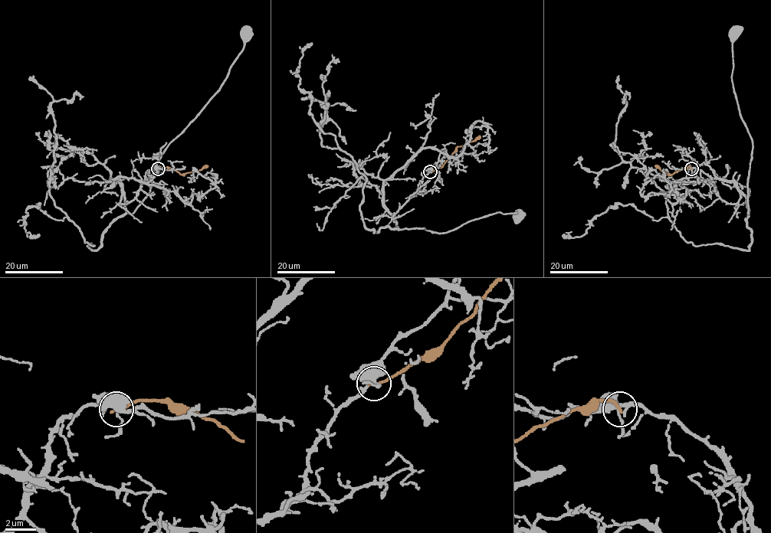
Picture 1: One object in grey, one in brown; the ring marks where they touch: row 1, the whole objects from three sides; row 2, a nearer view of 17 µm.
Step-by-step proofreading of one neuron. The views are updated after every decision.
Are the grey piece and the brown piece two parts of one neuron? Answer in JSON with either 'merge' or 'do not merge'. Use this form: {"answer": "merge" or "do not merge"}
{"answer": "do not merge"}

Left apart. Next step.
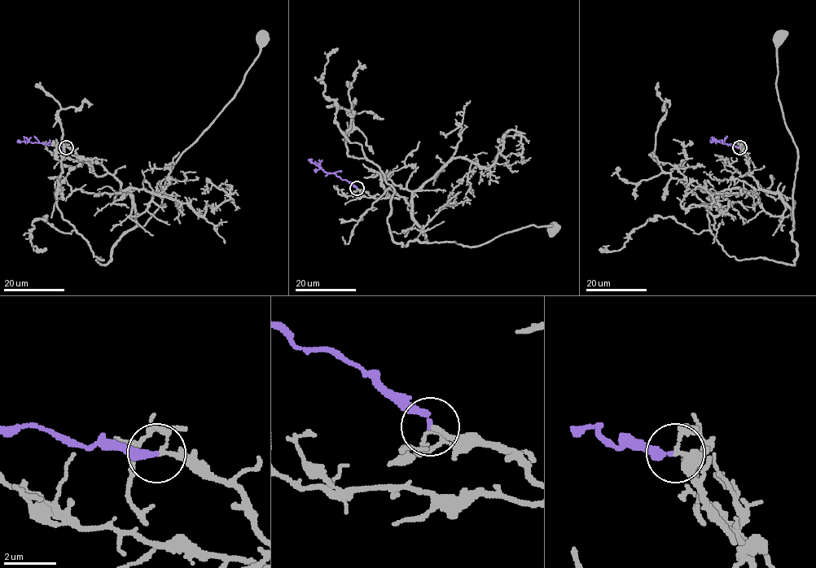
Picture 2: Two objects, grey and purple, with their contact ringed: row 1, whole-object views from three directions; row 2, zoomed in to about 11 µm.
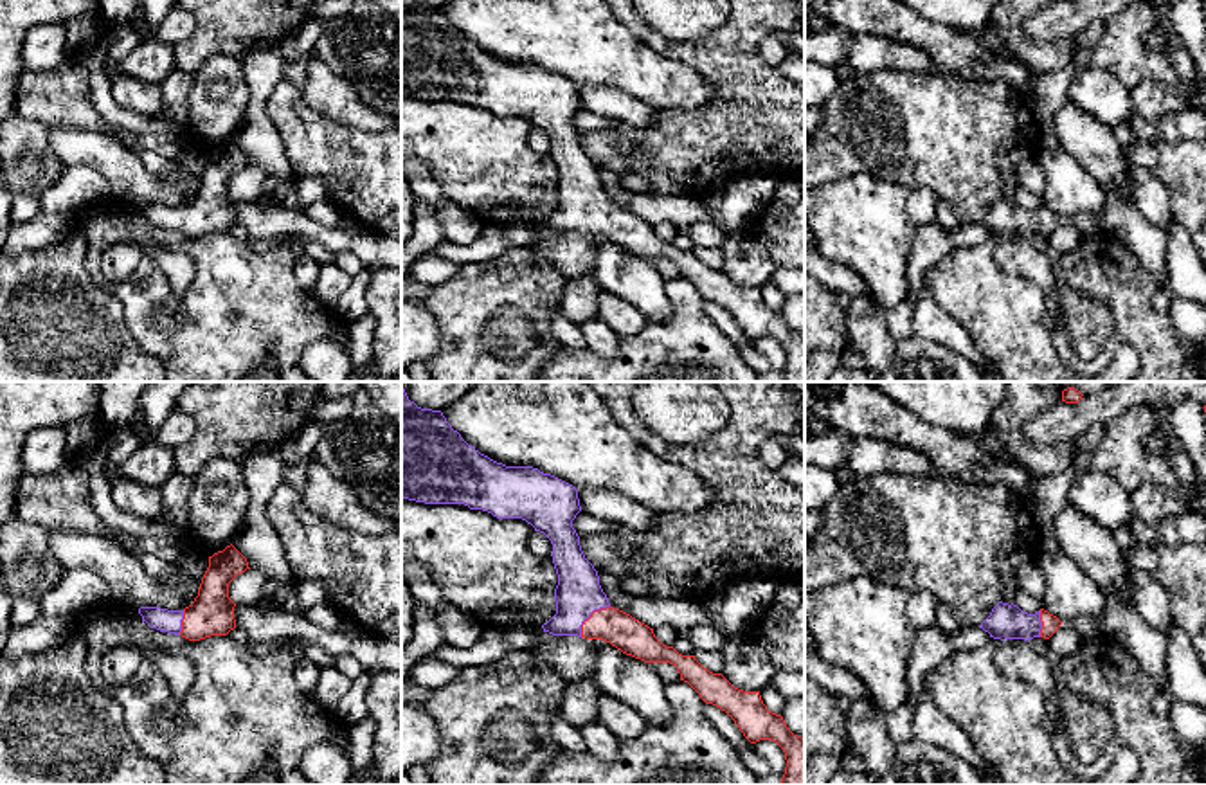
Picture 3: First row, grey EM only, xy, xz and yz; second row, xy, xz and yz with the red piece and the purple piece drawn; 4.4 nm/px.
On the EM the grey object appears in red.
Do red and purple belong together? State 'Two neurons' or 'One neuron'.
One neuron

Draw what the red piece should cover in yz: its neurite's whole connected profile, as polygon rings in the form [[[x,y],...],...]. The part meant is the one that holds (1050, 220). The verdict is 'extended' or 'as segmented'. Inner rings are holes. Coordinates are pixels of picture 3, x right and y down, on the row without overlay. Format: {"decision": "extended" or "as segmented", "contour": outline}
{"decision": "extended", "contour": [[[999,198],[990,212],[981,220],[979,225],[990,230],[994,236],[1033,236],[1044,234],[1049,236],[1062,218],[1040,205],[1035,211],[1021,207],[1017,202],[1008,202]]]}

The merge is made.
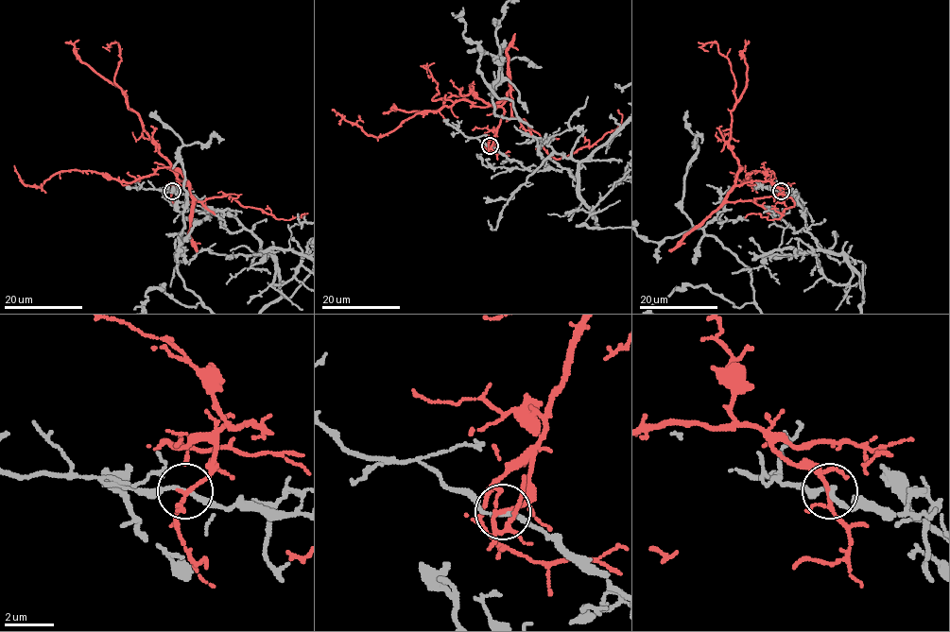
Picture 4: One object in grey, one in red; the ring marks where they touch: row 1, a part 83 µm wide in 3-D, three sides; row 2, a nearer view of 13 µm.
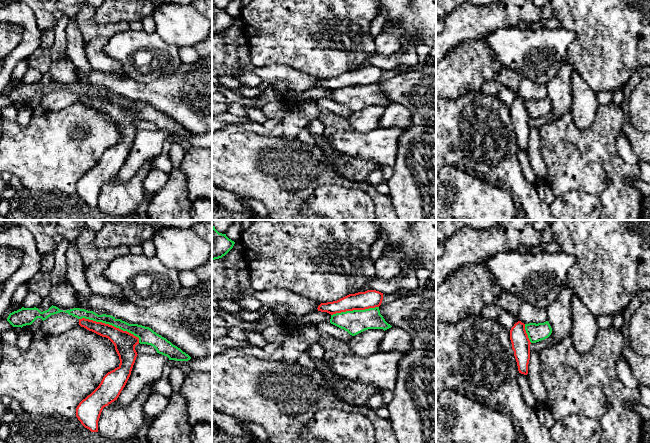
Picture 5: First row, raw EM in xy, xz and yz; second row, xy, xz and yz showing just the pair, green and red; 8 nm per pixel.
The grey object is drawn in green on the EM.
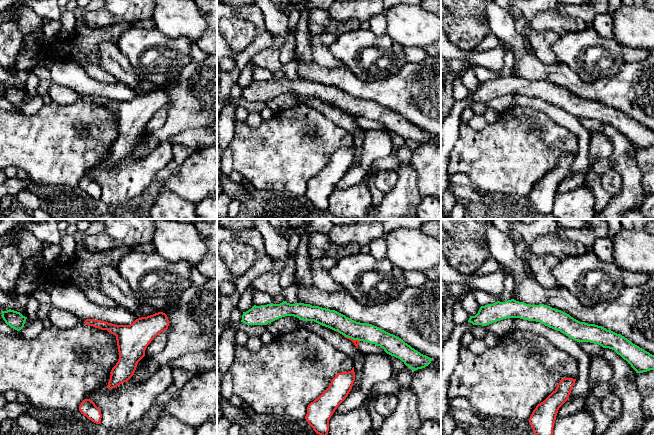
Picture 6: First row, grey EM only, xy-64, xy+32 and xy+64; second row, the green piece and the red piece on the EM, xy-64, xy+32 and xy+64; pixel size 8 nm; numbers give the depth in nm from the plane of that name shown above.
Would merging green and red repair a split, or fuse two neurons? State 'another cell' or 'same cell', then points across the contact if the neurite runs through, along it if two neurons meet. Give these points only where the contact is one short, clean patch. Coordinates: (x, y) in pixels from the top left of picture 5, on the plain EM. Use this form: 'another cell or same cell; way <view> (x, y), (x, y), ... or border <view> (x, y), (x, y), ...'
another cell

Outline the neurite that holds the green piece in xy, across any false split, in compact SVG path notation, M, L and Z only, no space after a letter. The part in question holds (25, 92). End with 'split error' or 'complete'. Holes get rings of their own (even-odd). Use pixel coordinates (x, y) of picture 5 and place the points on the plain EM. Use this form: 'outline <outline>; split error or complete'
outline M51 82L48 86L41 88L38 84L24 84L14 87L9 90L7 97L13 103L23 103L26 101L31 101L37 94L41 94L43 97L46 96L51 91L65 88L72 91L78 95L89 95L96 98L102 98L105 100L112 101L123 107L127 107L134 112L139 114L140 120L147 120L153 122L157 129L167 132L169 136L176 137L188 137L191 133L183 128L180 124L173 121L166 114L154 108L151 104L145 103L138 100L129 100L121 95L116 95L111 91L98 91L93 87L87 87L85 85L73 84L70 86L60 86L56 82Z; complete

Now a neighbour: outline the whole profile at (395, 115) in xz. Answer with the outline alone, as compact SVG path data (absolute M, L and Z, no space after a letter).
M391 103L384 107L379 127L405 129L409 125L411 125L411 112L405 105Z

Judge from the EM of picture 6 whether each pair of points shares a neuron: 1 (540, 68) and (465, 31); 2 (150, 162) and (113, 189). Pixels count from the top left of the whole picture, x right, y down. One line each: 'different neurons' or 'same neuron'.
1: different neurons
2: same neuron

